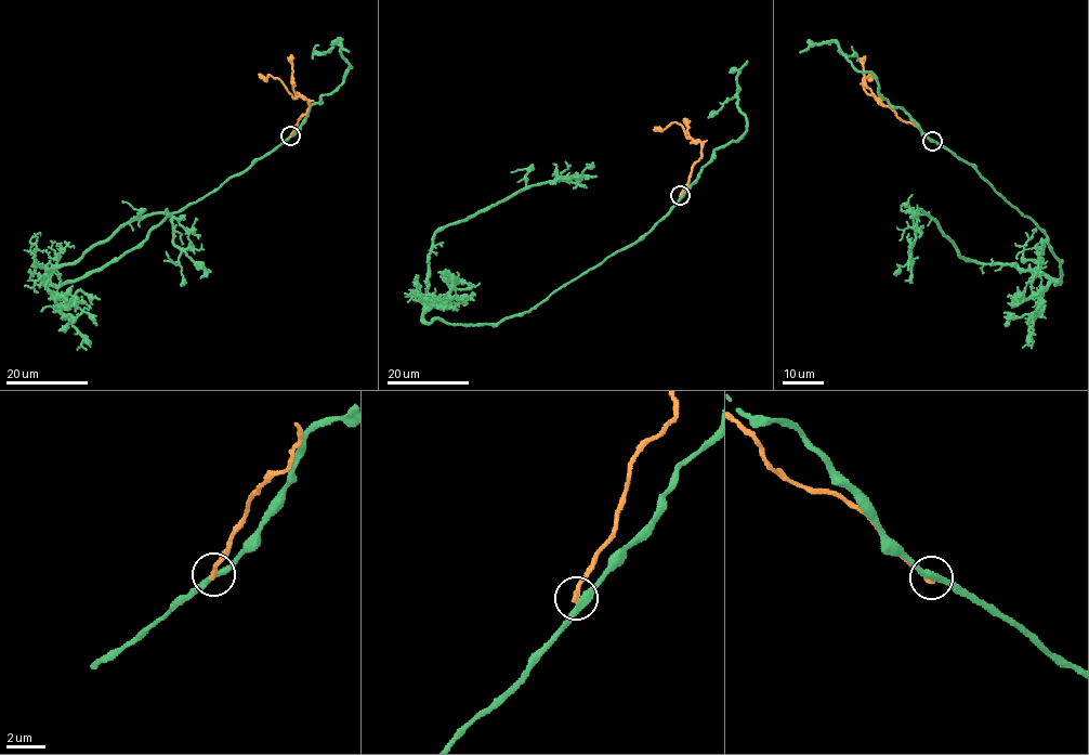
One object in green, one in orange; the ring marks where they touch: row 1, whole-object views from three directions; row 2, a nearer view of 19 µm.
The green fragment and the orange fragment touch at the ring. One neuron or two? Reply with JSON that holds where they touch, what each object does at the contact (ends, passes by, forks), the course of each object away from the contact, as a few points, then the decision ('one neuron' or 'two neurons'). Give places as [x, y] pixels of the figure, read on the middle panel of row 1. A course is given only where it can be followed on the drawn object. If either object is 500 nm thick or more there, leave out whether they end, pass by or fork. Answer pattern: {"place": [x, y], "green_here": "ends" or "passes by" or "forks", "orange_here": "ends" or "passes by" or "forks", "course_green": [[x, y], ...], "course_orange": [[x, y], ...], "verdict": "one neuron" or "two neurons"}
{"place": [680, 195], "green_here": "passes by", "orange_here": "ends", "course_green": [[681, 195], [639, 239], [530, 311], [498, 323], [427, 323], [433, 235], [540, 183], [578, 177], [586, 164]], "course_orange": [[681, 195], [692, 167], [702, 157], [702, 144], [687, 138], [676, 122], [660, 130], [653, 130]], "verdict": "two neurons"}

